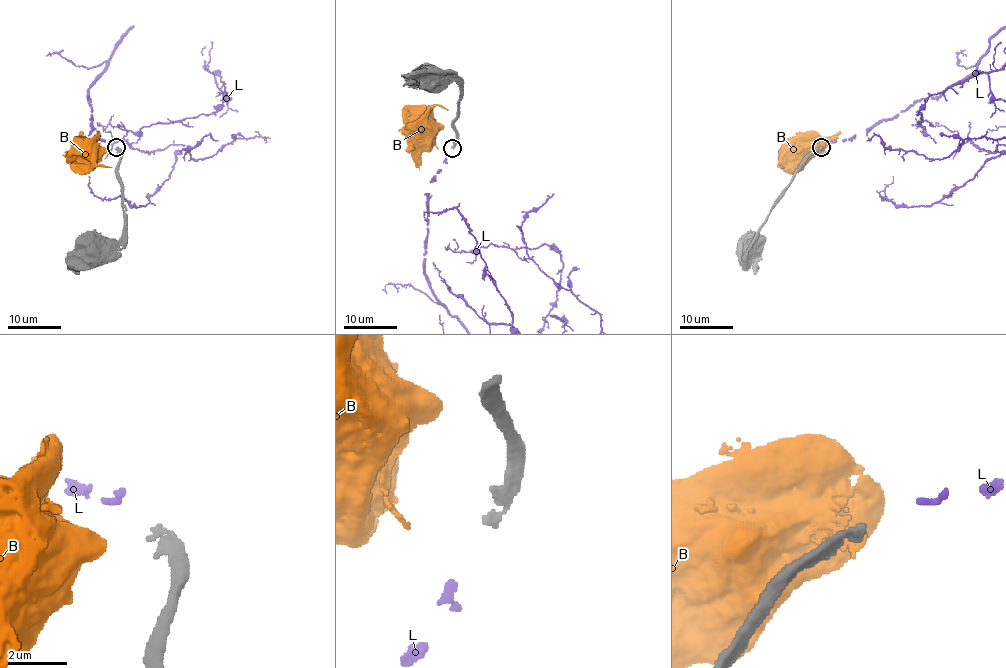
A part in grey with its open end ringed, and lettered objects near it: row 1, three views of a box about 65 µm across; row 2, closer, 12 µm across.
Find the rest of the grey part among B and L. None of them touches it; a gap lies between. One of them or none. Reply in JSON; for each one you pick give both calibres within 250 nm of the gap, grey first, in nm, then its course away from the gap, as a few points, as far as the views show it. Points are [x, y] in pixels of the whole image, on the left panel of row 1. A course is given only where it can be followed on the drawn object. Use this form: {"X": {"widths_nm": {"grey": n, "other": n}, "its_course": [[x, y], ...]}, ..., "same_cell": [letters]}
{"L": {"widths_nm": {"grey": 240, "other": 260}}, "same_cell": ["L"]}

